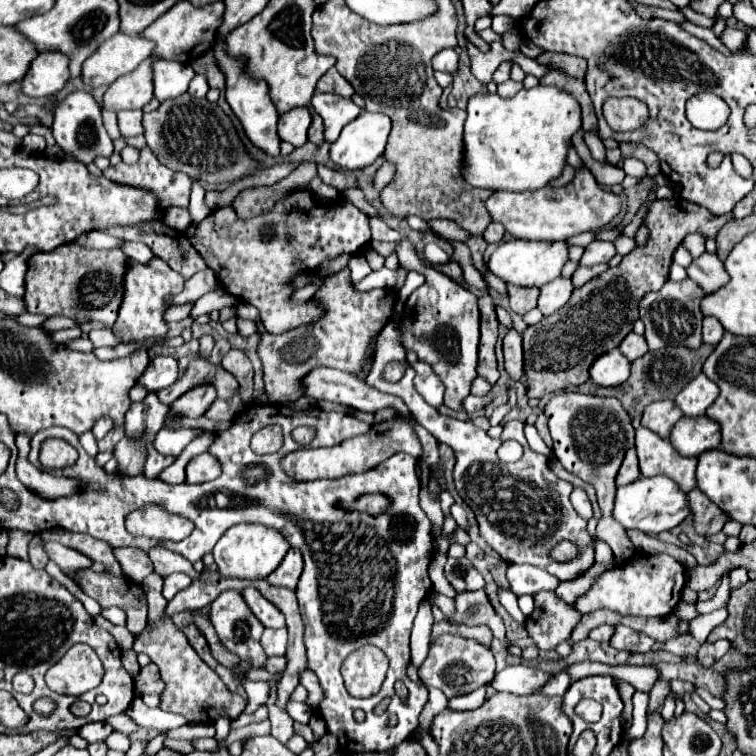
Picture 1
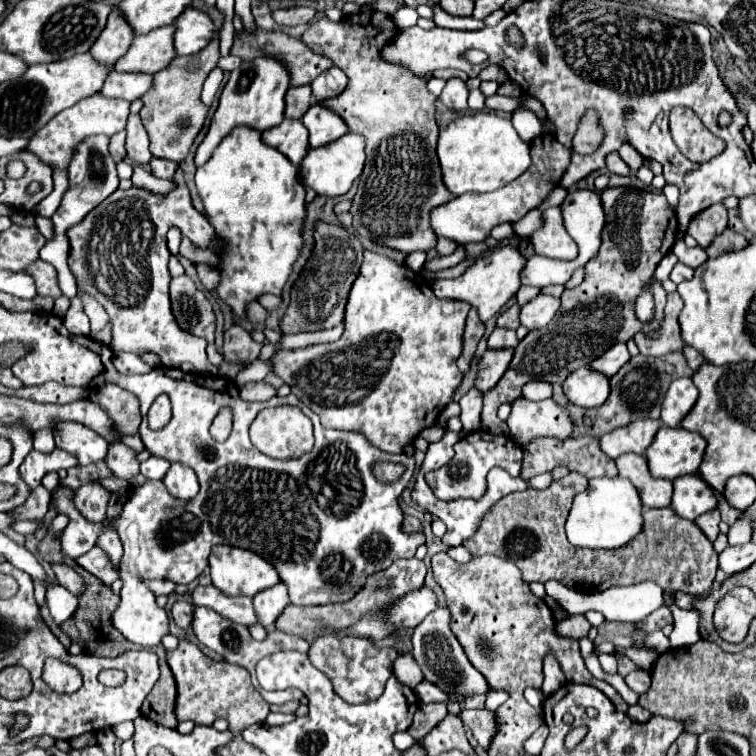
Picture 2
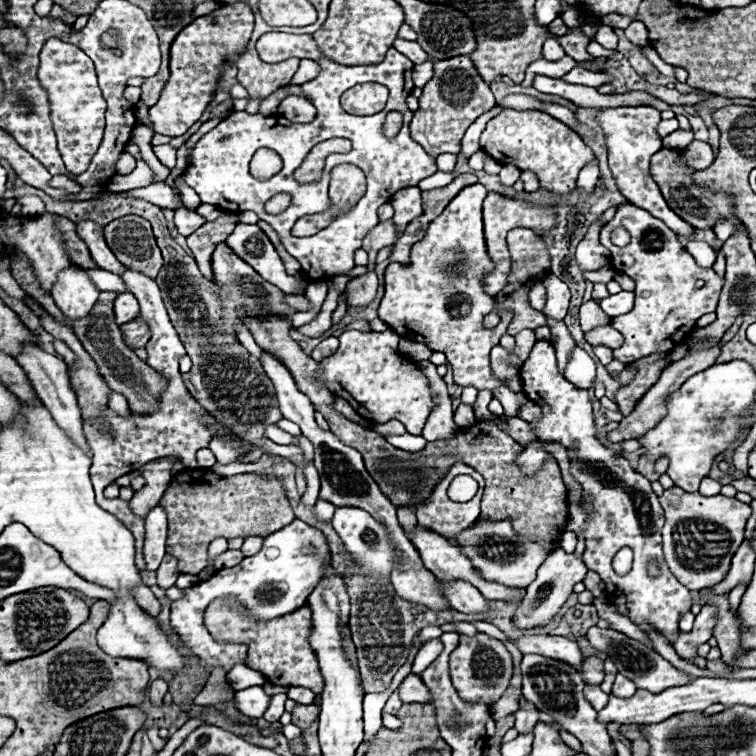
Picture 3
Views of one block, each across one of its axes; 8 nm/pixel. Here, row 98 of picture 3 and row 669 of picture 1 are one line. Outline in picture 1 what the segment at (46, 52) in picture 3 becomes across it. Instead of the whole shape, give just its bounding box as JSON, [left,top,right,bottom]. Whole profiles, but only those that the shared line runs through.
[46,644,103,696]

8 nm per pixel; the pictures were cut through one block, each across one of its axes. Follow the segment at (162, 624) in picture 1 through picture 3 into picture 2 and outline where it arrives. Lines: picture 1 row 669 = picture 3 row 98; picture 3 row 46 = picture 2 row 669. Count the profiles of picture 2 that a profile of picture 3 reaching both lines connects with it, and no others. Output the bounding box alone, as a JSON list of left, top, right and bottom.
[166,640,270,734]

